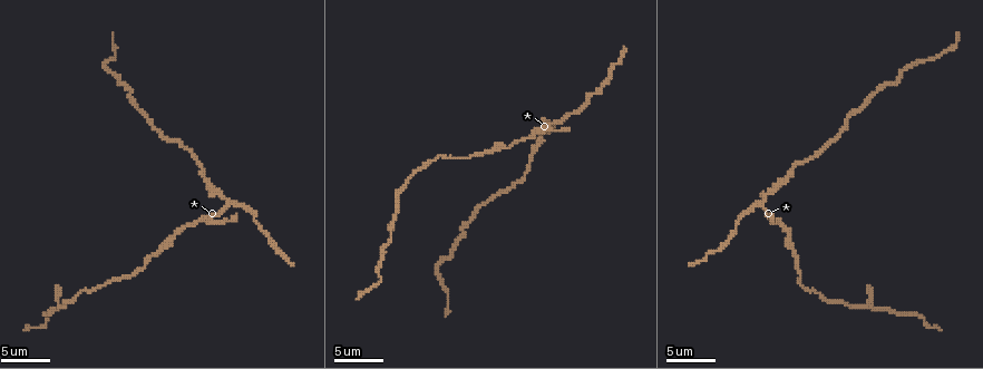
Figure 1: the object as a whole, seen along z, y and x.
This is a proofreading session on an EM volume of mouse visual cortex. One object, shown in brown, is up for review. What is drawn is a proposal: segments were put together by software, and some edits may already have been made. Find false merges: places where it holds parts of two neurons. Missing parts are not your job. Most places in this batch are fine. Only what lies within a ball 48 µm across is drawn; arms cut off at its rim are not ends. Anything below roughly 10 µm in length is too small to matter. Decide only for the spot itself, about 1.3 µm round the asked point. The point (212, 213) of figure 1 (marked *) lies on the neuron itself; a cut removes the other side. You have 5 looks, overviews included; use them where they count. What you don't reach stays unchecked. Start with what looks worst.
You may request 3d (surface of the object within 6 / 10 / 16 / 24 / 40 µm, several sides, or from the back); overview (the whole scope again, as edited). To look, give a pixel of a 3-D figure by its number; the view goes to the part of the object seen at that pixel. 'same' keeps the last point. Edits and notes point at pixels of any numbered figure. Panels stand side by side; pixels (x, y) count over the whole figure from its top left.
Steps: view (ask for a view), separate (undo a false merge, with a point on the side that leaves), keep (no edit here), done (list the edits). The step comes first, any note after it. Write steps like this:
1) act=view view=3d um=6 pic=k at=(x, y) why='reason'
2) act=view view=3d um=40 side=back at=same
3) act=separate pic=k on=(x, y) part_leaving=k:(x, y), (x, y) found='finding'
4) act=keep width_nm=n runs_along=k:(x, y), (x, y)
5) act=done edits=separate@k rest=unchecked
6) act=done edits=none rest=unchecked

act=view view=3d um=16 pic=1 at=(224, 201) why='side arm on a straight run'

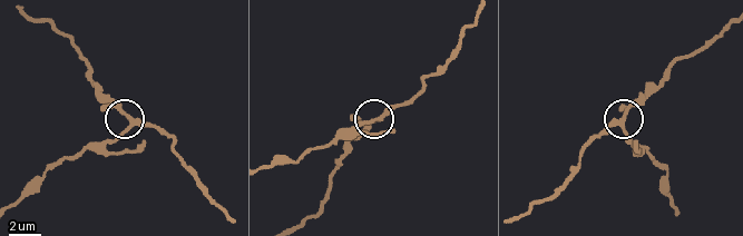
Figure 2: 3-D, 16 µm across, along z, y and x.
act=keep arms=3 runs_along=2:(106, 139), (124, 127), (128, 115), (148, 121), (163, 134) found='continuous, no second neuron'

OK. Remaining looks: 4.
act=view view=3d um=10 pic=1 at=(476, 155) why='sudden change in width'

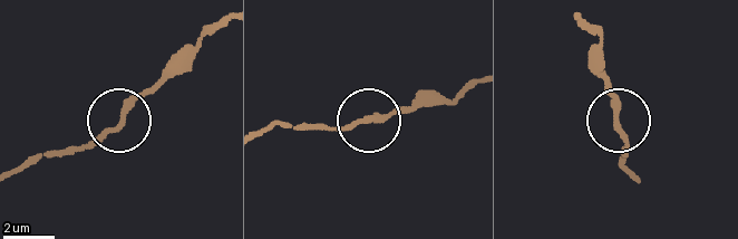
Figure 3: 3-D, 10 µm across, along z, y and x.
act=keep width_nm=210 runs_along=3:(224, 18), (123, 121), (60, 156) found='one neuron here'

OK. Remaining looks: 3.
act=view view=3d um=6 pic=1 at=(534, 150) why='thick turns thin'

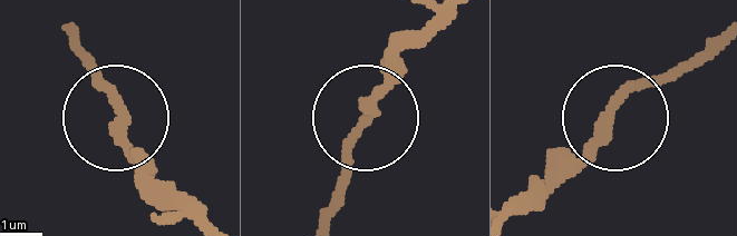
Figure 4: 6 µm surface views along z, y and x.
act=keep width_nm=270 runs_along=4:(517, 205), (624, 99), (706, 49) found='continuous, no second neuron'

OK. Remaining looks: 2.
act=done edits=none rest=unchecked

